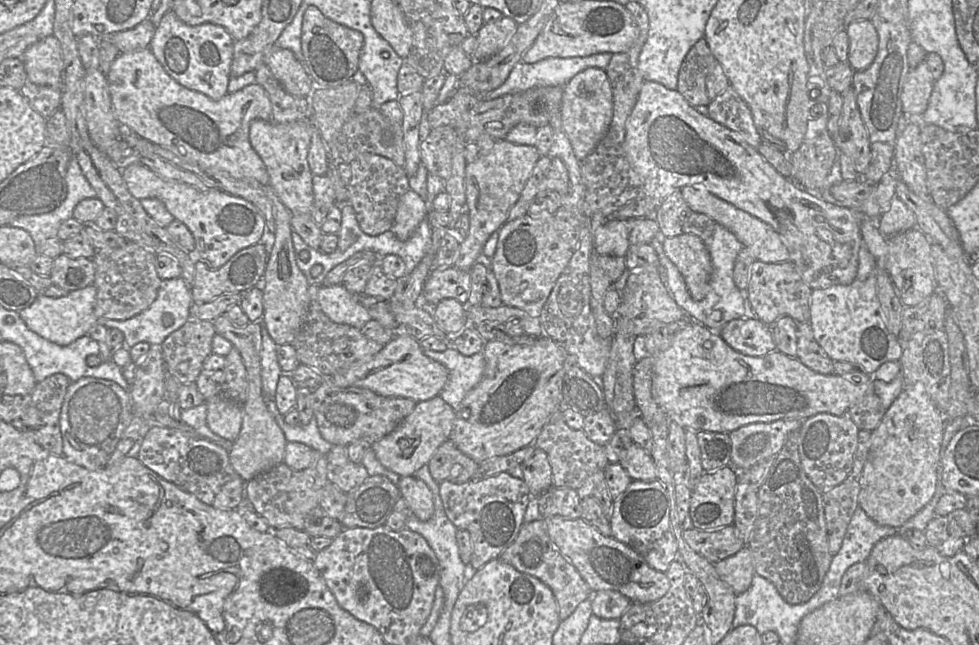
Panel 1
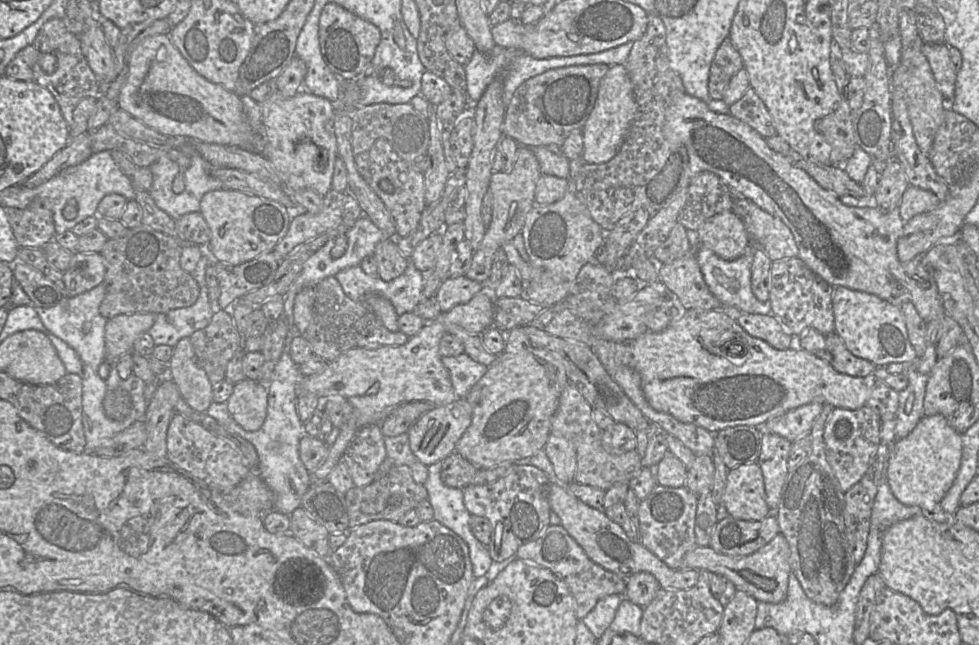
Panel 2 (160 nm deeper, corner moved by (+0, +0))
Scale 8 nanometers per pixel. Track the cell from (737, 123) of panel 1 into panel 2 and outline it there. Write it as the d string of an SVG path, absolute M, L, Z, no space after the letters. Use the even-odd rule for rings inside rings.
M749 88L737 102L729 106L729 114L748 124L764 138L776 134L769 110L752 88Z

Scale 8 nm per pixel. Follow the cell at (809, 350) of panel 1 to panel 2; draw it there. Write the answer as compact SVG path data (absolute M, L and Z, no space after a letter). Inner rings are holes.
M827 334L825 341L828 351L832 354L830 364L837 372L849 376L866 377L877 368L873 363L854 356L837 334Z

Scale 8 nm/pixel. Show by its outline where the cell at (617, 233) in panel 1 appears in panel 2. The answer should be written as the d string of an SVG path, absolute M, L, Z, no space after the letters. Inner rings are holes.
M689 94L674 100L667 109L664 135L670 141L686 148L689 164L681 180L677 197L667 207L650 216L647 225L636 237L633 250L643 249L652 252L667 239L678 223L679 212L685 202L686 187L695 176L707 171L717 175L731 190L753 202L768 214L781 219L794 236L798 247L797 257L831 286L844 286L870 293L895 306L912 303L926 322L946 317L932 268L921 265L920 257L901 262L897 256L897 241L906 223L901 219L897 208L886 211L875 205L843 204L838 195L823 189L808 173L796 167L788 158L772 151L766 143L766 138L748 124L730 114L717 114L710 111L705 102Z

